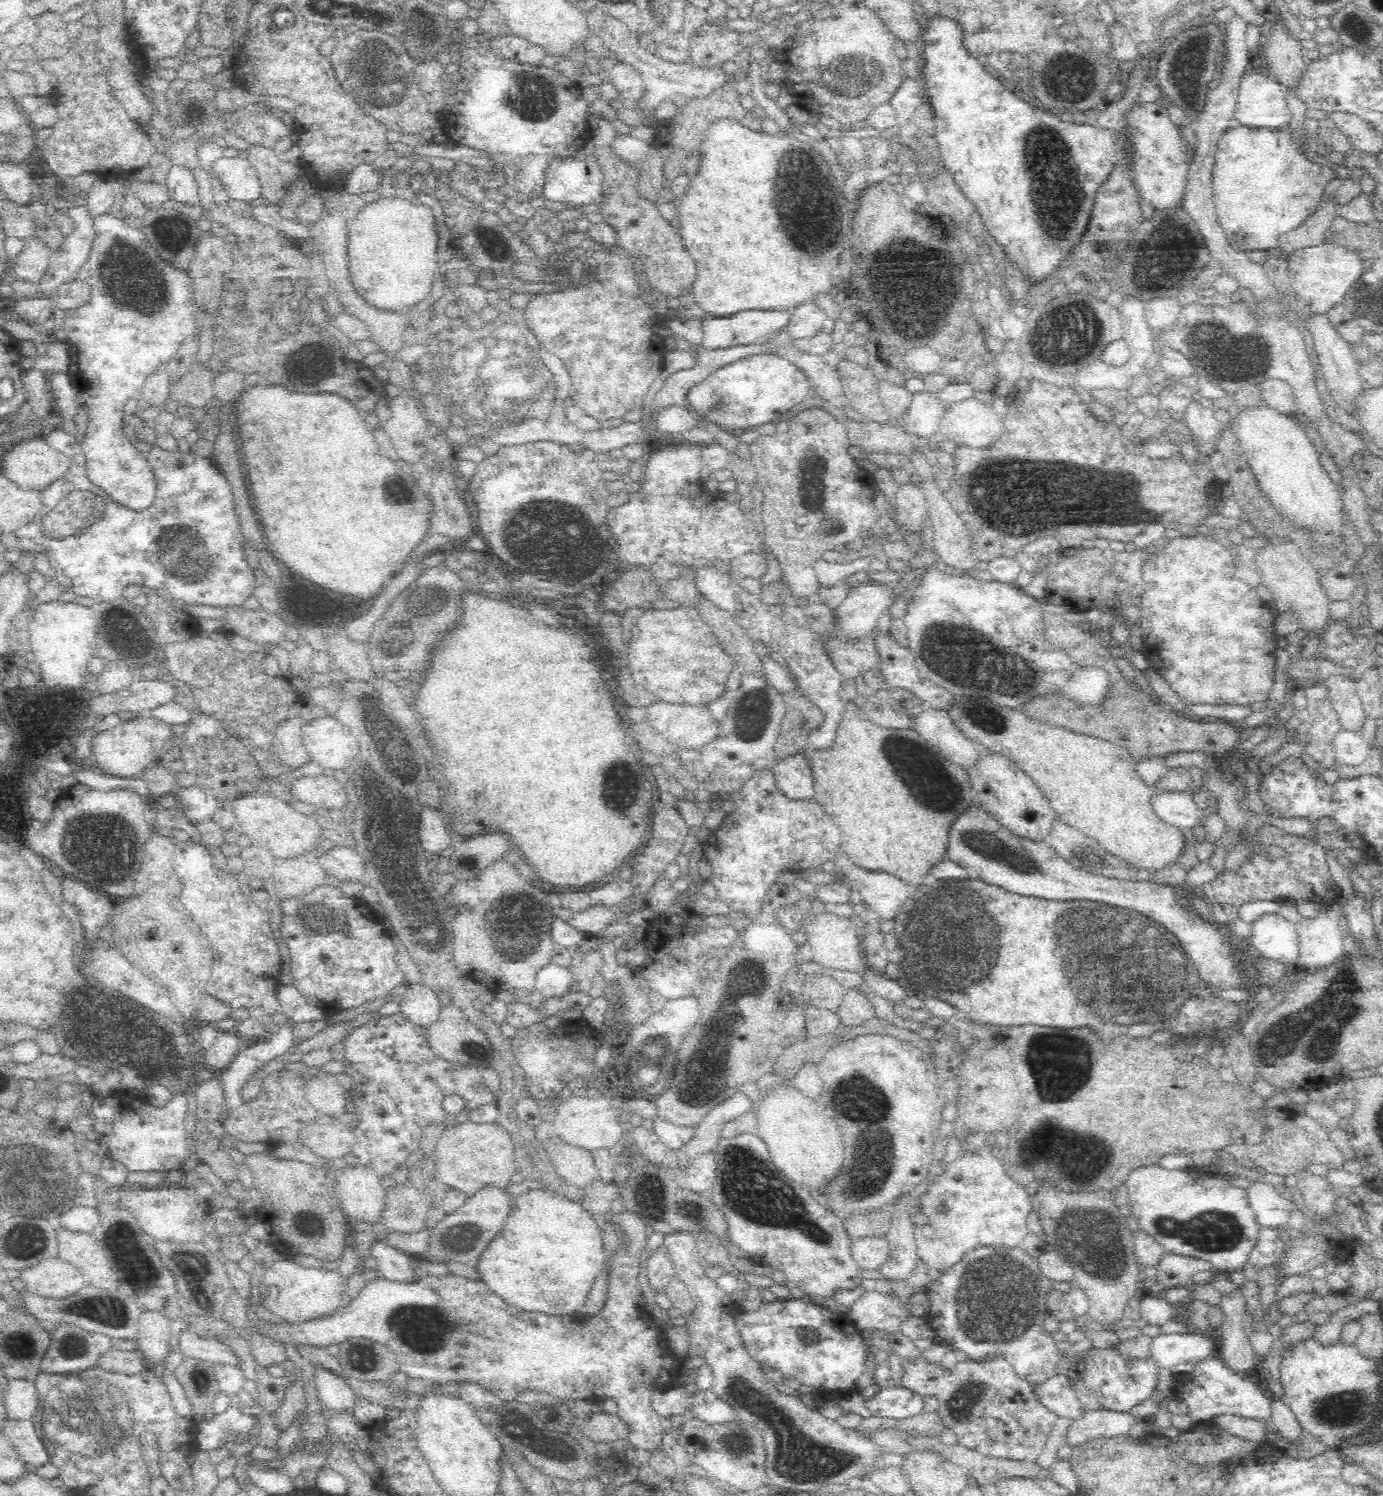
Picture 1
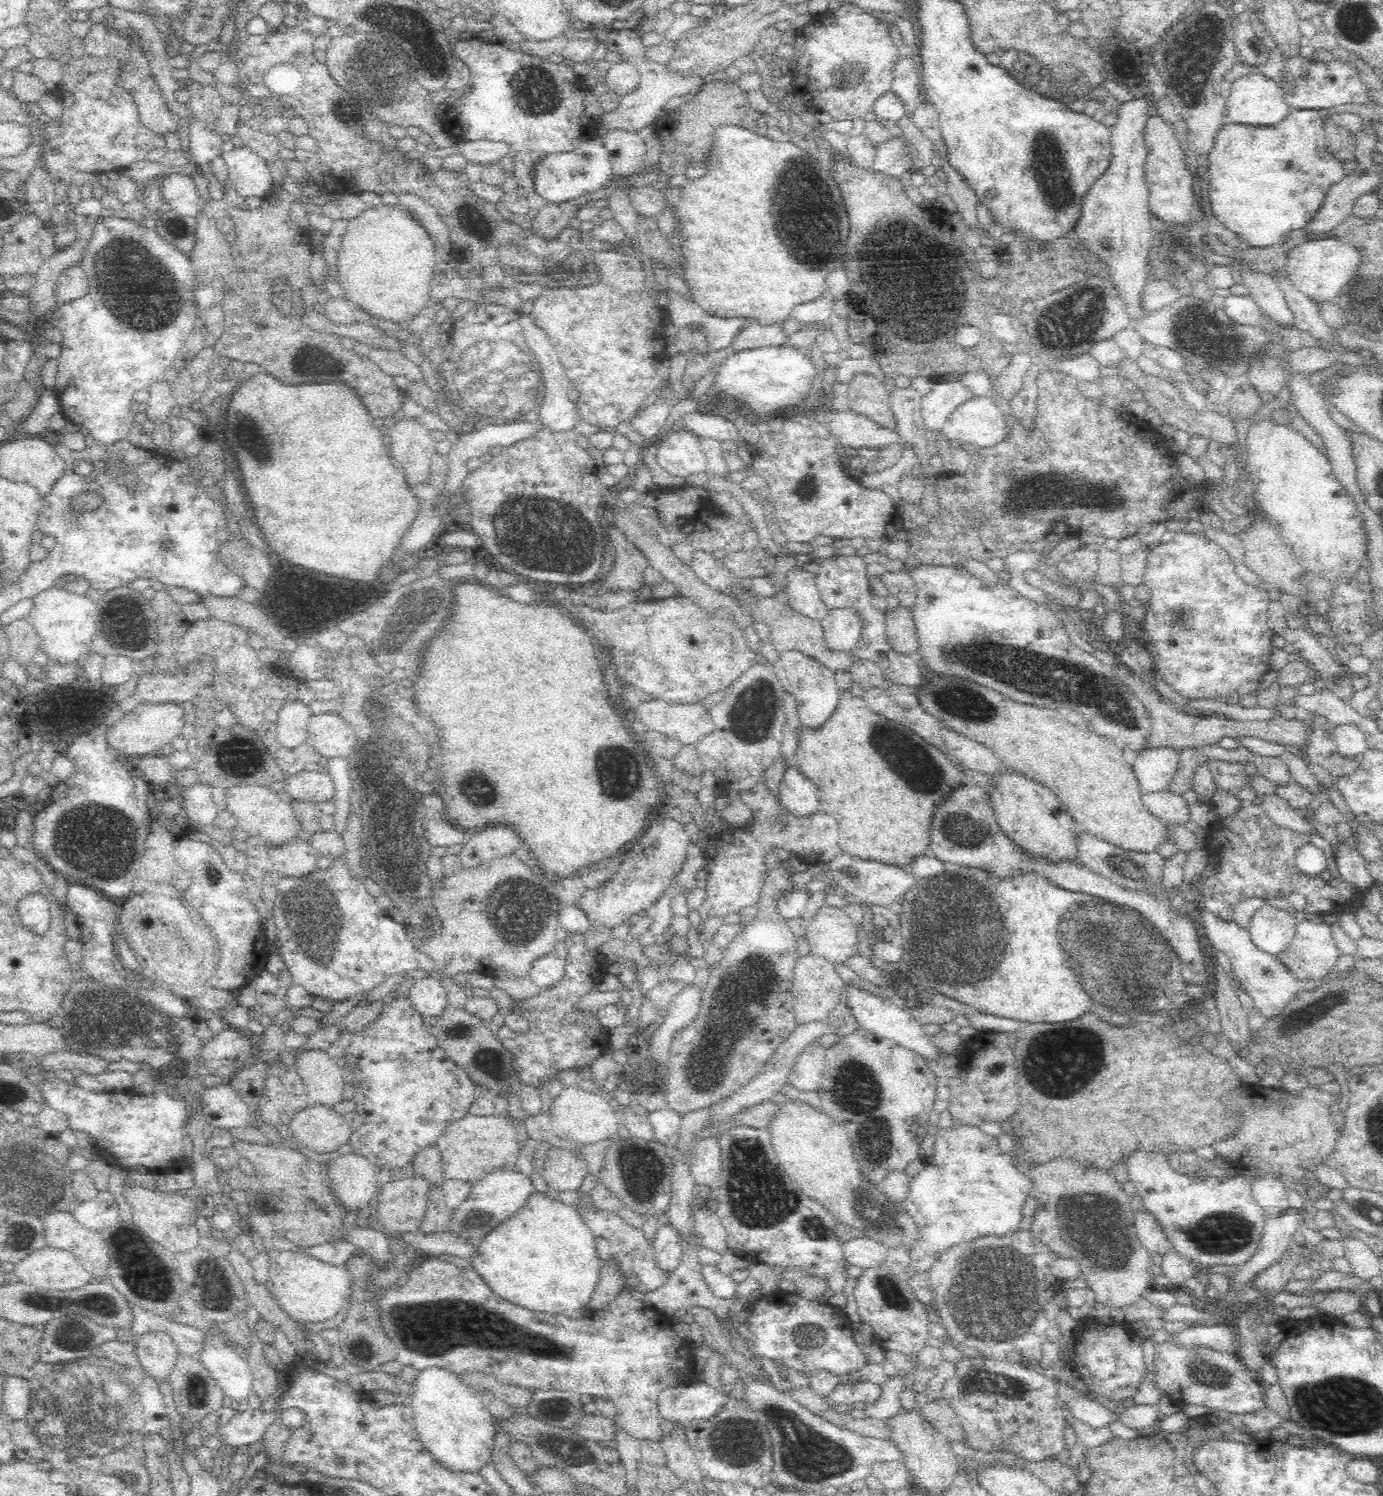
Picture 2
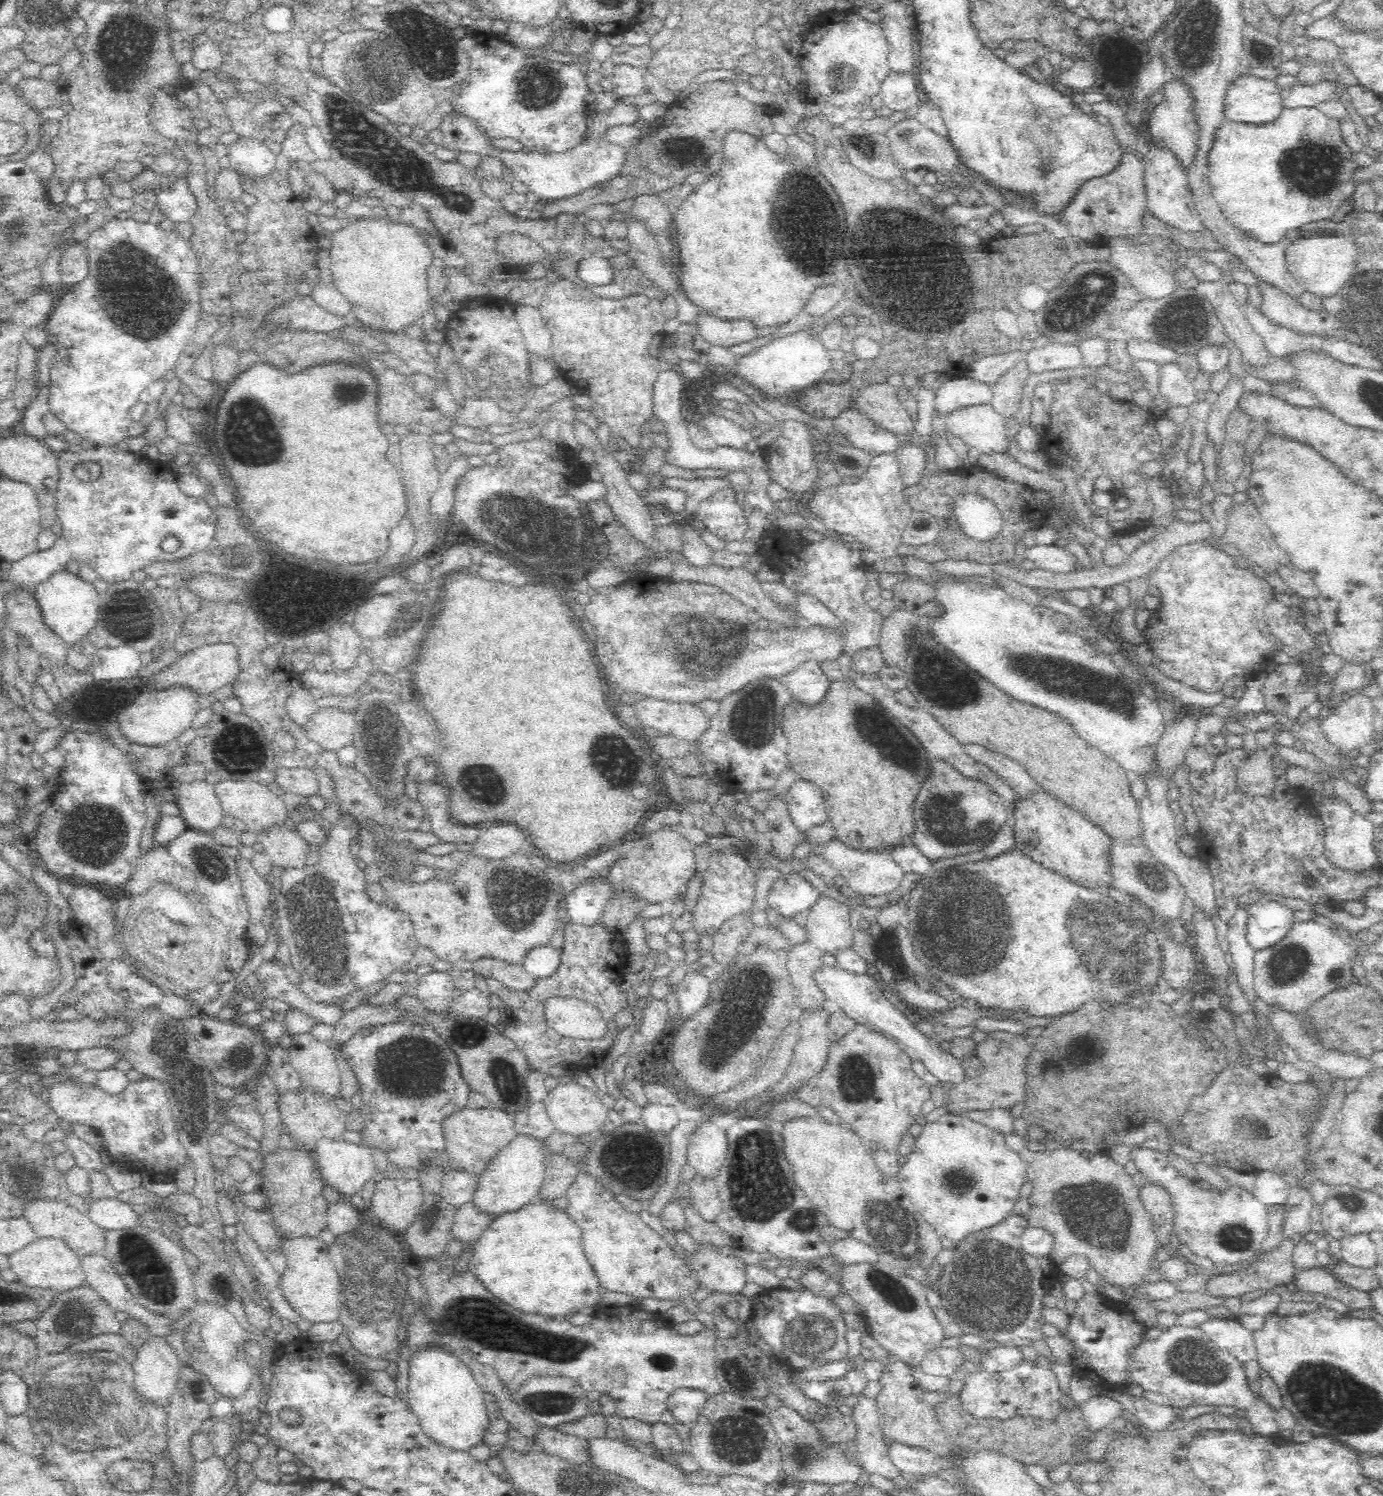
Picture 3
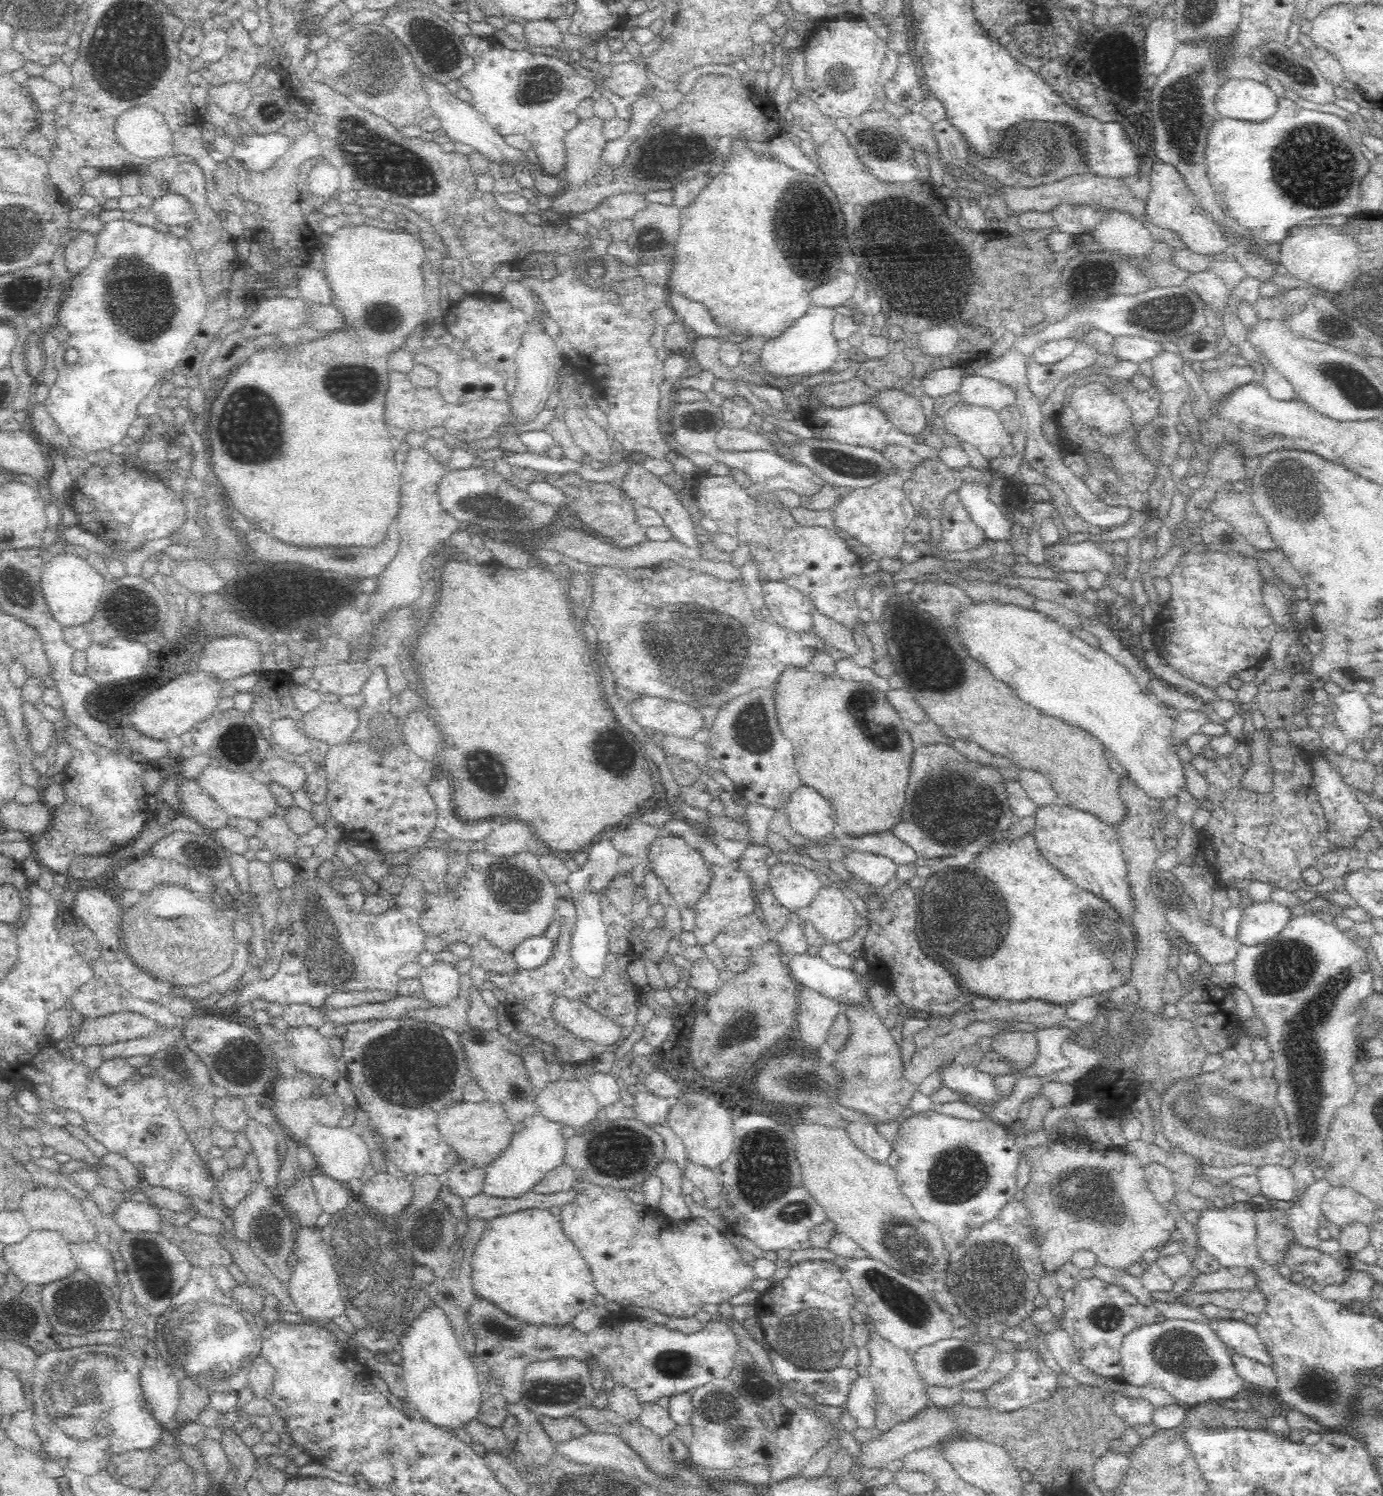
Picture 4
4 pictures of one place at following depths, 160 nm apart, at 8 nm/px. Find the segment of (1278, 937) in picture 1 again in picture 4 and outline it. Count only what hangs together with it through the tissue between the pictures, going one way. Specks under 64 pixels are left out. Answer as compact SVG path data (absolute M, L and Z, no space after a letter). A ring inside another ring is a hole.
M1272 901L1250 903L1243 909L1242 922L1238 930L1239 939L1245 946L1263 946L1266 941L1275 939L1290 920L1291 912L1286 906Z

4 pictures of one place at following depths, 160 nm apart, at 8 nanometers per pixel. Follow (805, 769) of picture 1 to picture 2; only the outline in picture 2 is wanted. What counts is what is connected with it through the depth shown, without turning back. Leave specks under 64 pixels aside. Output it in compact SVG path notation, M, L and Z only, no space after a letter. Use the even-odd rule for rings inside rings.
M794 762L786 766L776 788L782 804L792 814L810 814L812 810L817 810L818 788L794 766Z

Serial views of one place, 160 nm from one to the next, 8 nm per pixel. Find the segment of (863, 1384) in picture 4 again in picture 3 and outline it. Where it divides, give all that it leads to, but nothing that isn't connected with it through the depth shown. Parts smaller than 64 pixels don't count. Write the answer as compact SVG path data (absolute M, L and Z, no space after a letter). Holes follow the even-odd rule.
M865 1395L859 1398L859 1402L853 1408L854 1419L860 1427L860 1432L855 1439L861 1448L861 1465L868 1474L882 1474L888 1480L900 1478L900 1472L894 1464L890 1464L884 1448L884 1438L879 1424L879 1409L876 1399L867 1398Z

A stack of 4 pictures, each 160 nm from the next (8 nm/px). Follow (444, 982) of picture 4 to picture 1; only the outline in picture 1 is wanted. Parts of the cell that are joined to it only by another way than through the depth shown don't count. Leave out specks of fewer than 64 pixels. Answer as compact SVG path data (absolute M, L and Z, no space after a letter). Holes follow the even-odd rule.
M414 983L406 989L399 1006L408 1023L426 1029L437 1022L441 1003L430 987Z

